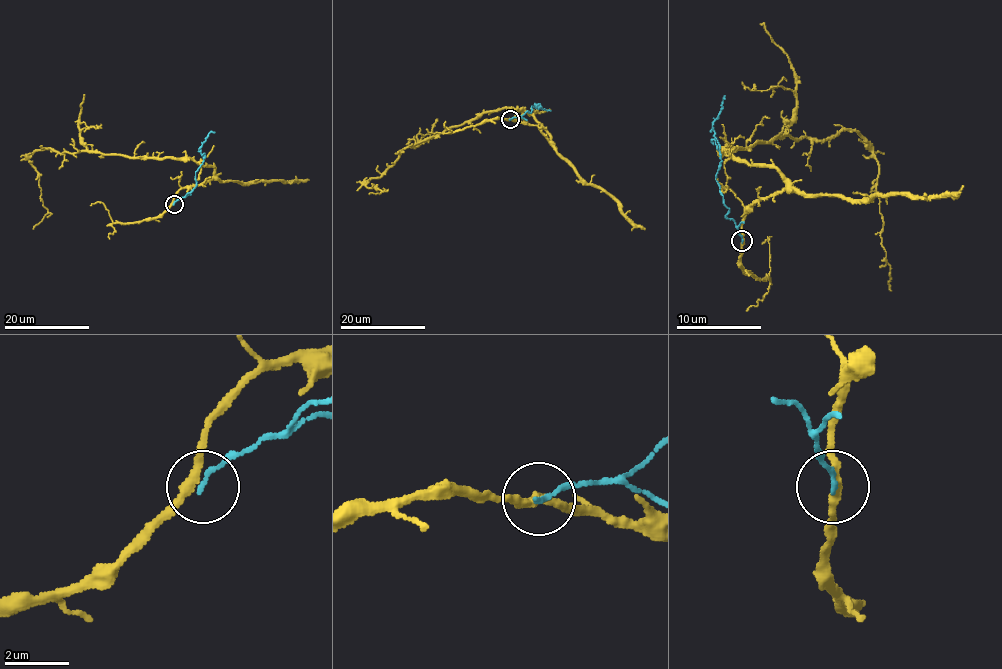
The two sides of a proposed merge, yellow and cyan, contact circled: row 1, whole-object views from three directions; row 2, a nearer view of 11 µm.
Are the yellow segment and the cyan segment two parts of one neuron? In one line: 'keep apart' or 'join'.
keep apart

